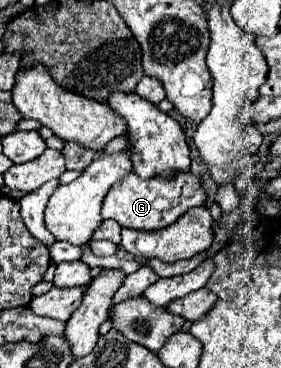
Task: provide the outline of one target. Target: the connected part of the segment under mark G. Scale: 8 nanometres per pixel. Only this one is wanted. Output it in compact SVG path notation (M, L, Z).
M131 173L131 177L125 177L121 185L115 185L107 193L101 213L103 219L115 219L121 227L155 231L175 223L187 209L203 203L205 203L205 191L199 179L193 177L191 173L181 173L181 177L173 181L173 185L169 185L169 181L145 181L135 173Z

